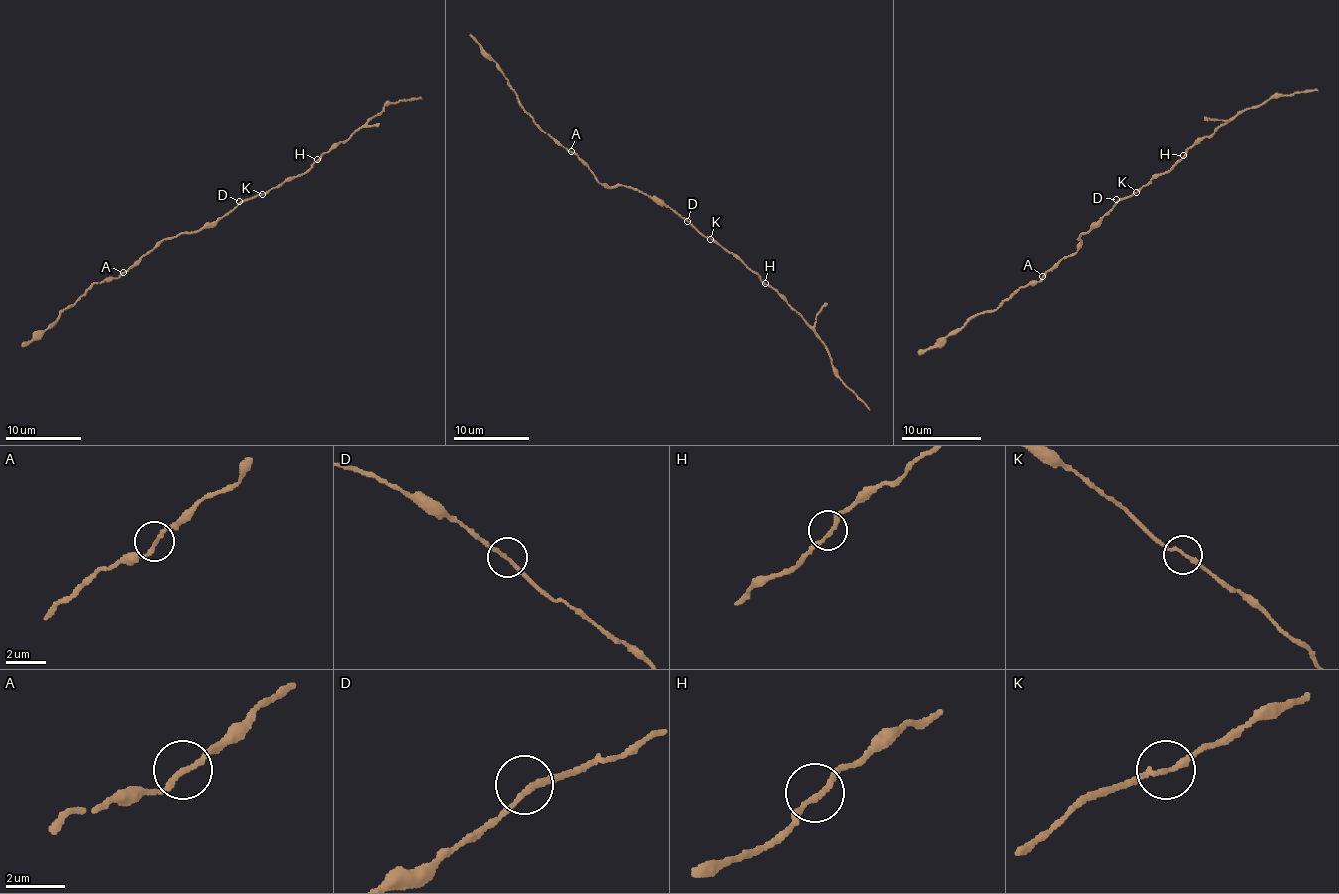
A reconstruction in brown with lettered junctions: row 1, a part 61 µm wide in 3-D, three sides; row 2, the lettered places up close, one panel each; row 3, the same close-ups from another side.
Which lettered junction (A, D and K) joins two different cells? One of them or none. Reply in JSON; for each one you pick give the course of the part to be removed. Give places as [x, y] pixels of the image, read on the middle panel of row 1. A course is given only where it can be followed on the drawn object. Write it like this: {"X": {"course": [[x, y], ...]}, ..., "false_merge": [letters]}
{"false_merge": []}

